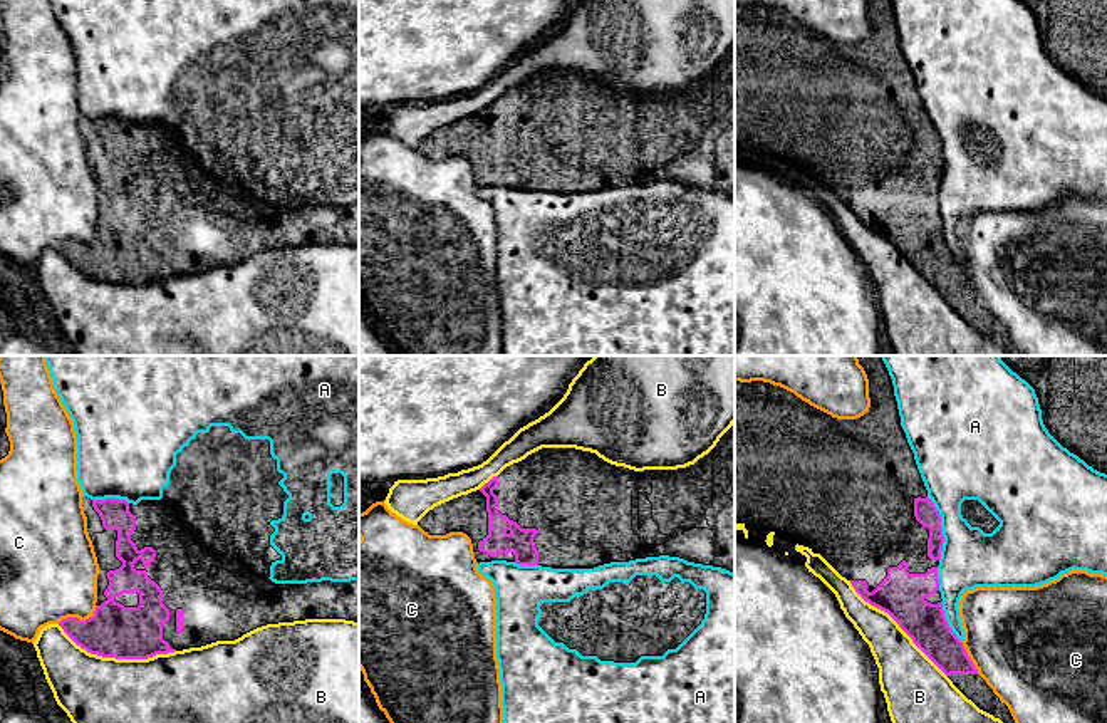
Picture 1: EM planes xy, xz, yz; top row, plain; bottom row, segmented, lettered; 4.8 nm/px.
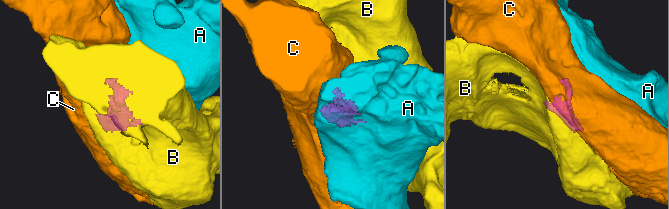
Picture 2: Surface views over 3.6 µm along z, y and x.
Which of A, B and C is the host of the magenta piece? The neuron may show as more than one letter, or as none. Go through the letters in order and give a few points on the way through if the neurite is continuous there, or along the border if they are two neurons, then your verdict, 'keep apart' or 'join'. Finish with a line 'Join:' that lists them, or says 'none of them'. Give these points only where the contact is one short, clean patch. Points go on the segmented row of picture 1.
A: keep apart
B: keep apart
C: keep apart
Join: none of them

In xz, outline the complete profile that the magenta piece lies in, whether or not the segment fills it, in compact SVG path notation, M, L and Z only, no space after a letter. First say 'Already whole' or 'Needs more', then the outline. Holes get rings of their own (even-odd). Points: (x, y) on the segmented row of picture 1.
Needs more. M735 423L708 455L678 470L634 471L611 465L590 451L542 448L507 466L480 490L434 507L418 525L429 535L466 533L478 564L507 560L552 569L594 569L669 555L735 574Z

